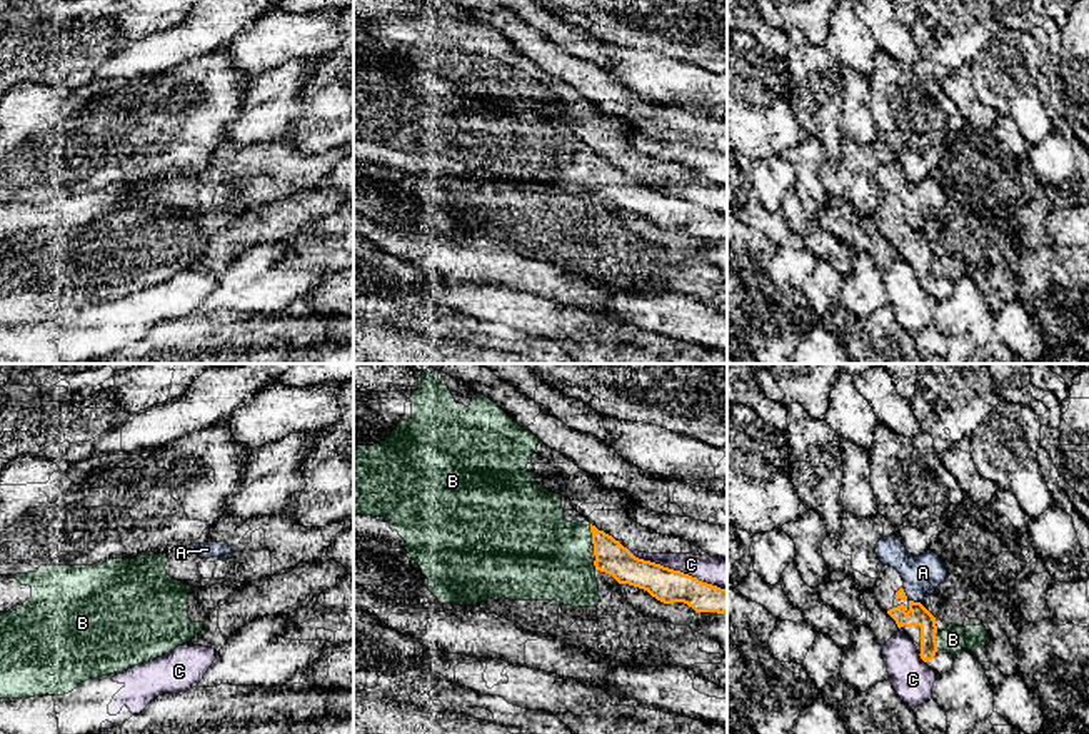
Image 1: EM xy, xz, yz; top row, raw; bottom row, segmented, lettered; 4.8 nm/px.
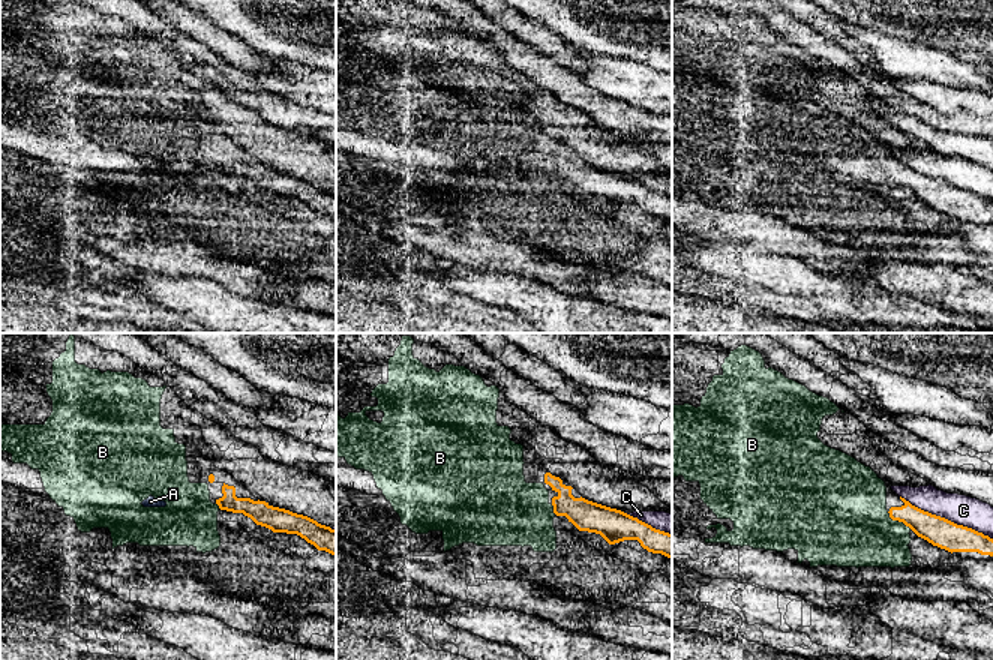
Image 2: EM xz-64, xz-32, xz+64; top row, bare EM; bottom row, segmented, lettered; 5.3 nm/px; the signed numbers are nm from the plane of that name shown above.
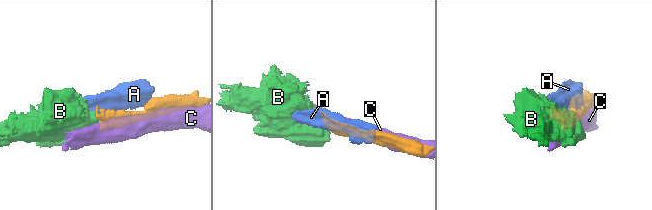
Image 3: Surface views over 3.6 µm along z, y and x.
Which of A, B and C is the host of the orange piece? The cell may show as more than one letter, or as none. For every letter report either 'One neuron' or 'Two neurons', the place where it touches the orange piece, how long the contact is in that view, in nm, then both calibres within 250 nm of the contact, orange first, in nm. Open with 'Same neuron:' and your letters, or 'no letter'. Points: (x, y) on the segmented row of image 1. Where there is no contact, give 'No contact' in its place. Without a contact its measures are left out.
Same neuron: B
A: Two neurons. Touches orange at yz (909, 601). Shared border 120 nm. Thickness 50 nm (orange) against 180 nm
B: One neuron. Touches orange at yz (934, 639). Shared border 110 nm. Thickness 100 nm (orange) against 120 nm
C: Two neurons. Touches orange at xz (679, 571). Shared border 500 nm. Thickness 160 nm (orange) against 140 nm

